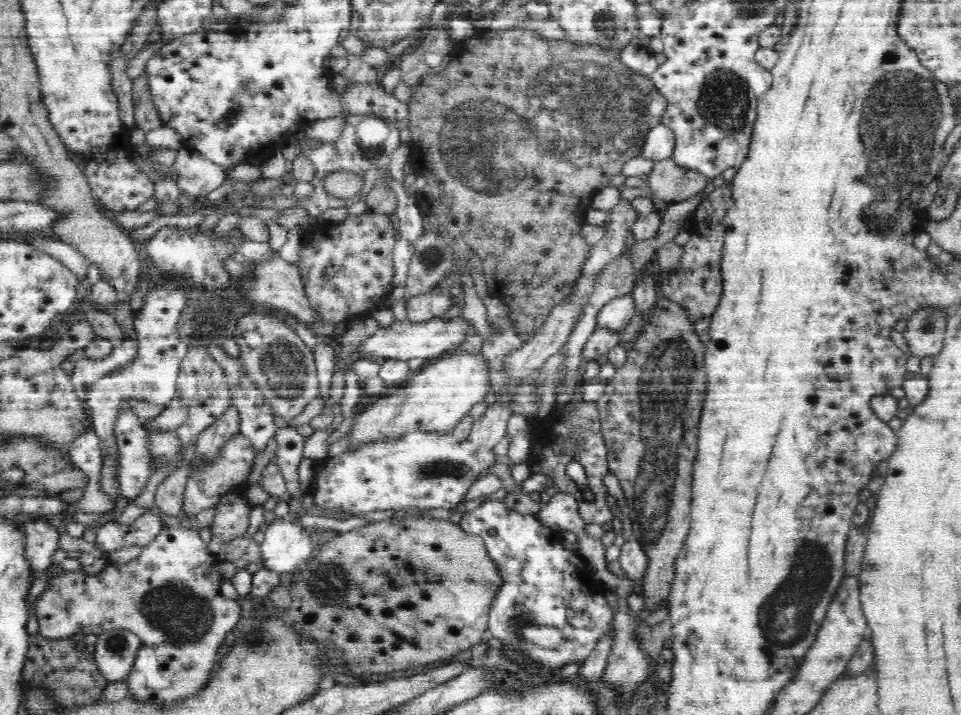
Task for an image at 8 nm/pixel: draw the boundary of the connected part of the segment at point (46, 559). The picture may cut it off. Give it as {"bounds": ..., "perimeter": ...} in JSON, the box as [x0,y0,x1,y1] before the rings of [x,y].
{"bounds":[24,519,59,572],"perimeter":[[[46,519],[25,524],[26,550],[24,552],[31,563],[32,570],[40,570],[40,572],[48,570],[53,564],[52,556],[59,548],[59,531]]]}

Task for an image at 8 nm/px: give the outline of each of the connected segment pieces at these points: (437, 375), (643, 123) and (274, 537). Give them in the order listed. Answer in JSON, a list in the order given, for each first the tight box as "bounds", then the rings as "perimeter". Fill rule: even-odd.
[{"bounds":[347,350,490,452],"perimeter":[[[456,350],[456,352],[452,352],[452,354],[442,354],[440,358],[432,359],[430,361],[426,361],[425,365],[420,368],[420,370],[416,372],[411,372],[412,378],[410,380],[406,380],[404,382],[404,386],[396,386],[396,387],[390,387],[388,388],[388,392],[386,395],[380,395],[376,397],[371,403],[368,403],[360,412],[358,421],[353,424],[352,428],[350,429],[350,435],[348,435],[348,448],[347,452],[350,452],[350,449],[355,449],[358,445],[364,444],[368,441],[387,441],[388,439],[391,439],[394,437],[394,439],[398,435],[403,435],[407,432],[412,431],[450,431],[453,430],[453,428],[463,419],[463,416],[470,412],[470,409],[474,404],[478,404],[478,402],[484,401],[484,397],[486,394],[488,394],[488,388],[490,387],[489,384],[489,367],[488,364],[485,362],[485,359],[481,355],[481,350],[478,354],[469,354],[466,351],[463,350]]]},{"bounds":[407,28,667,343],"perimeter":[[[528,28],[477,31],[477,34],[469,42],[454,48],[451,52],[451,62],[442,69],[442,72],[426,75],[420,80],[420,83],[412,86],[412,95],[410,101],[407,102],[410,112],[409,130],[412,143],[408,163],[416,175],[425,176],[427,179],[425,188],[416,191],[414,197],[420,213],[422,213],[423,231],[434,231],[438,235],[442,235],[455,254],[452,272],[448,276],[444,276],[444,280],[440,284],[435,283],[435,288],[442,289],[442,291],[457,289],[461,284],[460,269],[464,266],[468,267],[470,256],[477,253],[482,262],[482,273],[484,273],[484,280],[490,295],[499,298],[504,296],[512,298],[508,304],[509,322],[524,343],[534,338],[540,327],[547,322],[548,315],[560,303],[566,302],[578,286],[583,267],[586,266],[586,260],[594,250],[592,245],[580,234],[580,218],[587,215],[586,210],[590,208],[590,198],[594,198],[596,190],[610,185],[613,176],[621,174],[624,163],[636,156],[641,156],[647,134],[652,127],[661,124],[667,108],[665,98],[653,86],[650,76],[644,76],[621,64],[617,58],[620,56],[620,51],[618,49],[617,52],[604,52],[604,49],[595,48],[594,45],[548,41],[534,35]],[[520,64],[524,64],[524,70],[528,70],[528,74],[526,72],[519,73]]]},{"bounds":[261,520,314,573],"perimeter":[[[288,520],[271,523],[261,544],[263,566],[277,573],[293,572],[310,559],[314,552],[314,540],[305,532],[302,524]]]}]

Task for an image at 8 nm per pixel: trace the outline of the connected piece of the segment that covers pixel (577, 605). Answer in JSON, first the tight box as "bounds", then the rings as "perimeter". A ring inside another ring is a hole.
{"bounds":[459,500,613,671],"perimeter":[[[490,500],[484,502],[475,510],[466,513],[462,517],[459,526],[462,530],[464,530],[464,533],[476,536],[482,540],[485,544],[486,550],[488,551],[489,558],[493,560],[493,564],[497,567],[497,570],[500,571],[501,579],[503,580],[501,588],[498,590],[497,596],[494,598],[489,612],[489,623],[487,624],[486,630],[487,635],[496,637],[497,640],[504,645],[504,647],[508,646],[512,649],[516,649],[516,651],[520,651],[520,653],[526,657],[540,663],[540,666],[546,665],[550,671],[568,663],[575,663],[576,661],[580,661],[580,663],[582,663],[583,660],[586,660],[588,655],[593,651],[597,640],[602,635],[609,633],[609,630],[612,629],[611,624],[613,620],[613,612],[610,610],[610,605],[608,605],[605,596],[598,594],[594,588],[586,588],[586,582],[582,582],[582,578],[578,576],[578,574],[582,574],[582,572],[580,572],[580,568],[578,568],[576,564],[582,564],[582,562],[580,562],[582,557],[578,555],[576,551],[567,549],[563,546],[560,538],[561,532],[550,529],[547,525],[542,524],[542,522],[534,515],[519,514],[519,512],[512,510],[504,502],[500,502],[500,500]],[[491,531],[496,531],[496,533],[498,533],[495,538],[491,537]]]}

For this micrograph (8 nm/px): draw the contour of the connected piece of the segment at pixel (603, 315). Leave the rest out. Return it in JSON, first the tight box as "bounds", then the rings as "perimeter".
{"bounds":[597,296,637,332],"perimeter":[[[620,296],[600,309],[600,314],[597,315],[597,327],[621,332],[630,324],[634,314],[637,314],[637,311],[633,298],[631,296]]]}

